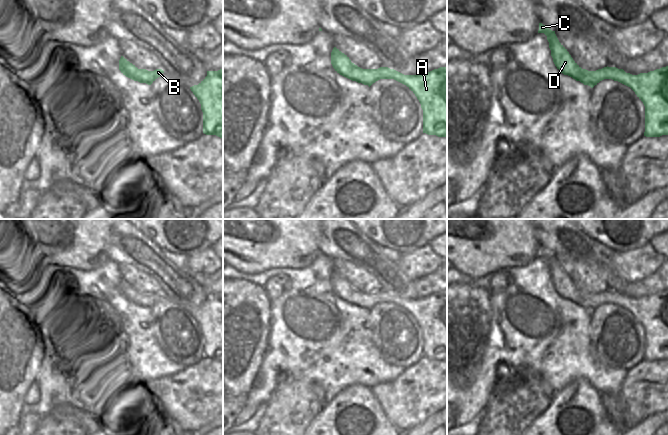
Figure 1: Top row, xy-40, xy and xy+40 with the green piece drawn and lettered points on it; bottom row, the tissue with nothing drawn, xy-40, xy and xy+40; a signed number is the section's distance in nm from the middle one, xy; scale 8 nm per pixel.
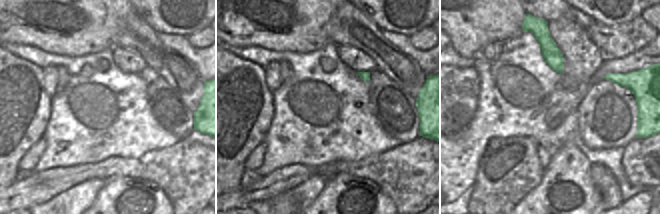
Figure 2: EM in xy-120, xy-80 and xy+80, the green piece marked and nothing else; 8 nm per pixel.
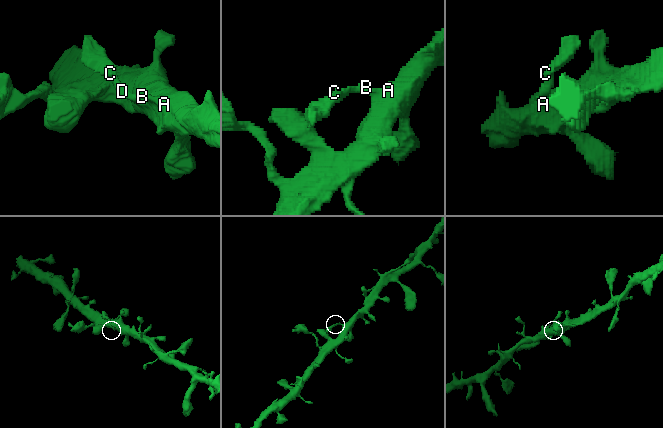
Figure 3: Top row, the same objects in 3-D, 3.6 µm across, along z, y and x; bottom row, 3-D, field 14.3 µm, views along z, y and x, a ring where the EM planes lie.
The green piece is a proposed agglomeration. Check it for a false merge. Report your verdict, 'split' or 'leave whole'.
leave whole

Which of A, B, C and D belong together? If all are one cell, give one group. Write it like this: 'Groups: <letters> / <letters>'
Groups: A B C D

